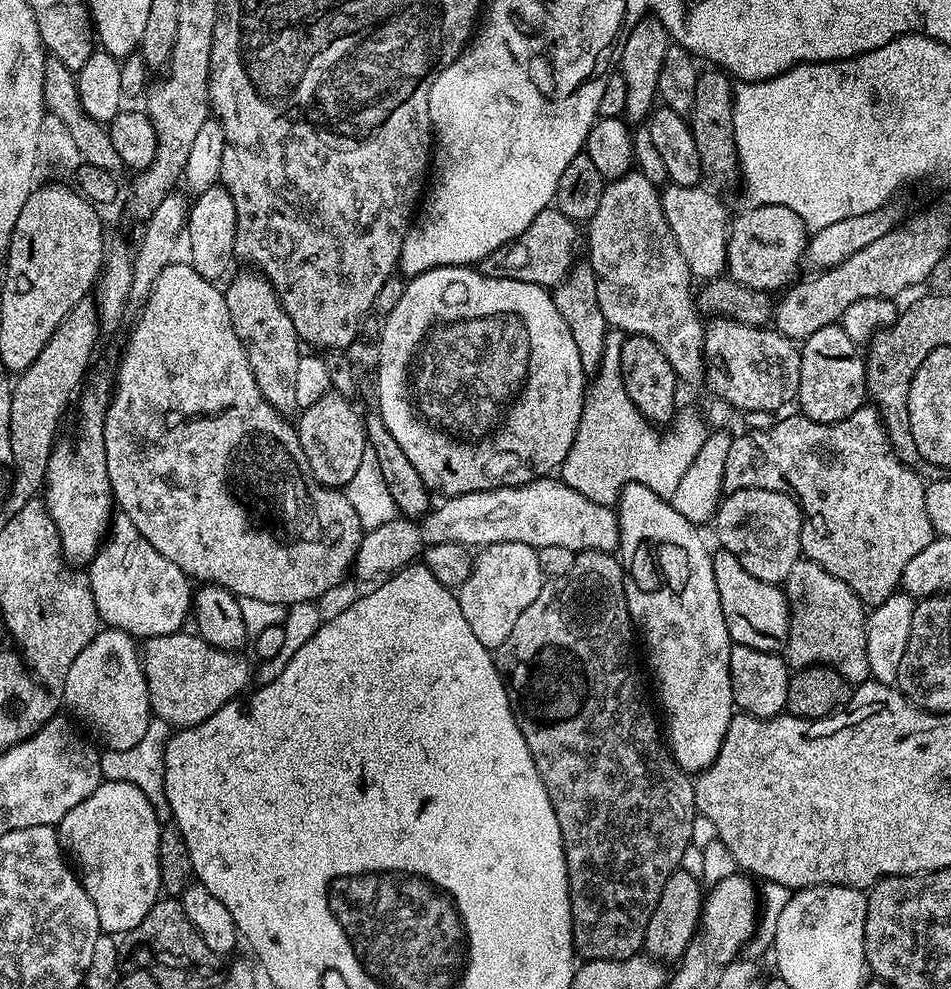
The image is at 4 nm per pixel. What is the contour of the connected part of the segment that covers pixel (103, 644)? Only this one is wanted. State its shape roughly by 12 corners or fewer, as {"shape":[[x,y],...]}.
{"shape":[[105,627],[74,658],[64,704],[105,749],[154,713],[137,641]]}

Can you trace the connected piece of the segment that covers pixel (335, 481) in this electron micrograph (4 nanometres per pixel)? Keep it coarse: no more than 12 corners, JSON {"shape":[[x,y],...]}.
{"shape":[[329,390],[299,413],[306,462],[347,489],[366,451],[354,404]]}

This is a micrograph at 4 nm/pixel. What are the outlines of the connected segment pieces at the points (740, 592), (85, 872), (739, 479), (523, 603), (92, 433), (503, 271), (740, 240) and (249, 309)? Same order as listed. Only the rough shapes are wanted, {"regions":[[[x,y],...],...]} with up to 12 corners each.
{"regions":[[[712,552],[729,640],[783,653],[790,634],[783,587],[734,554]],[[104,780],[58,825],[101,933],[161,899],[160,829]],[[875,407],[733,435],[723,491],[791,489],[801,553],[886,602],[934,539]],[[522,542],[481,547],[458,590],[478,642],[506,642],[546,577]],[[110,392],[79,397],[80,449],[57,443],[42,492],[72,566],[114,520],[104,453]],[[544,208],[483,276],[555,289],[572,269],[577,223]],[[761,204],[728,233],[727,275],[761,290],[793,283],[809,229]],[[237,271],[223,289],[266,402],[299,409],[300,335],[272,283]]]}

